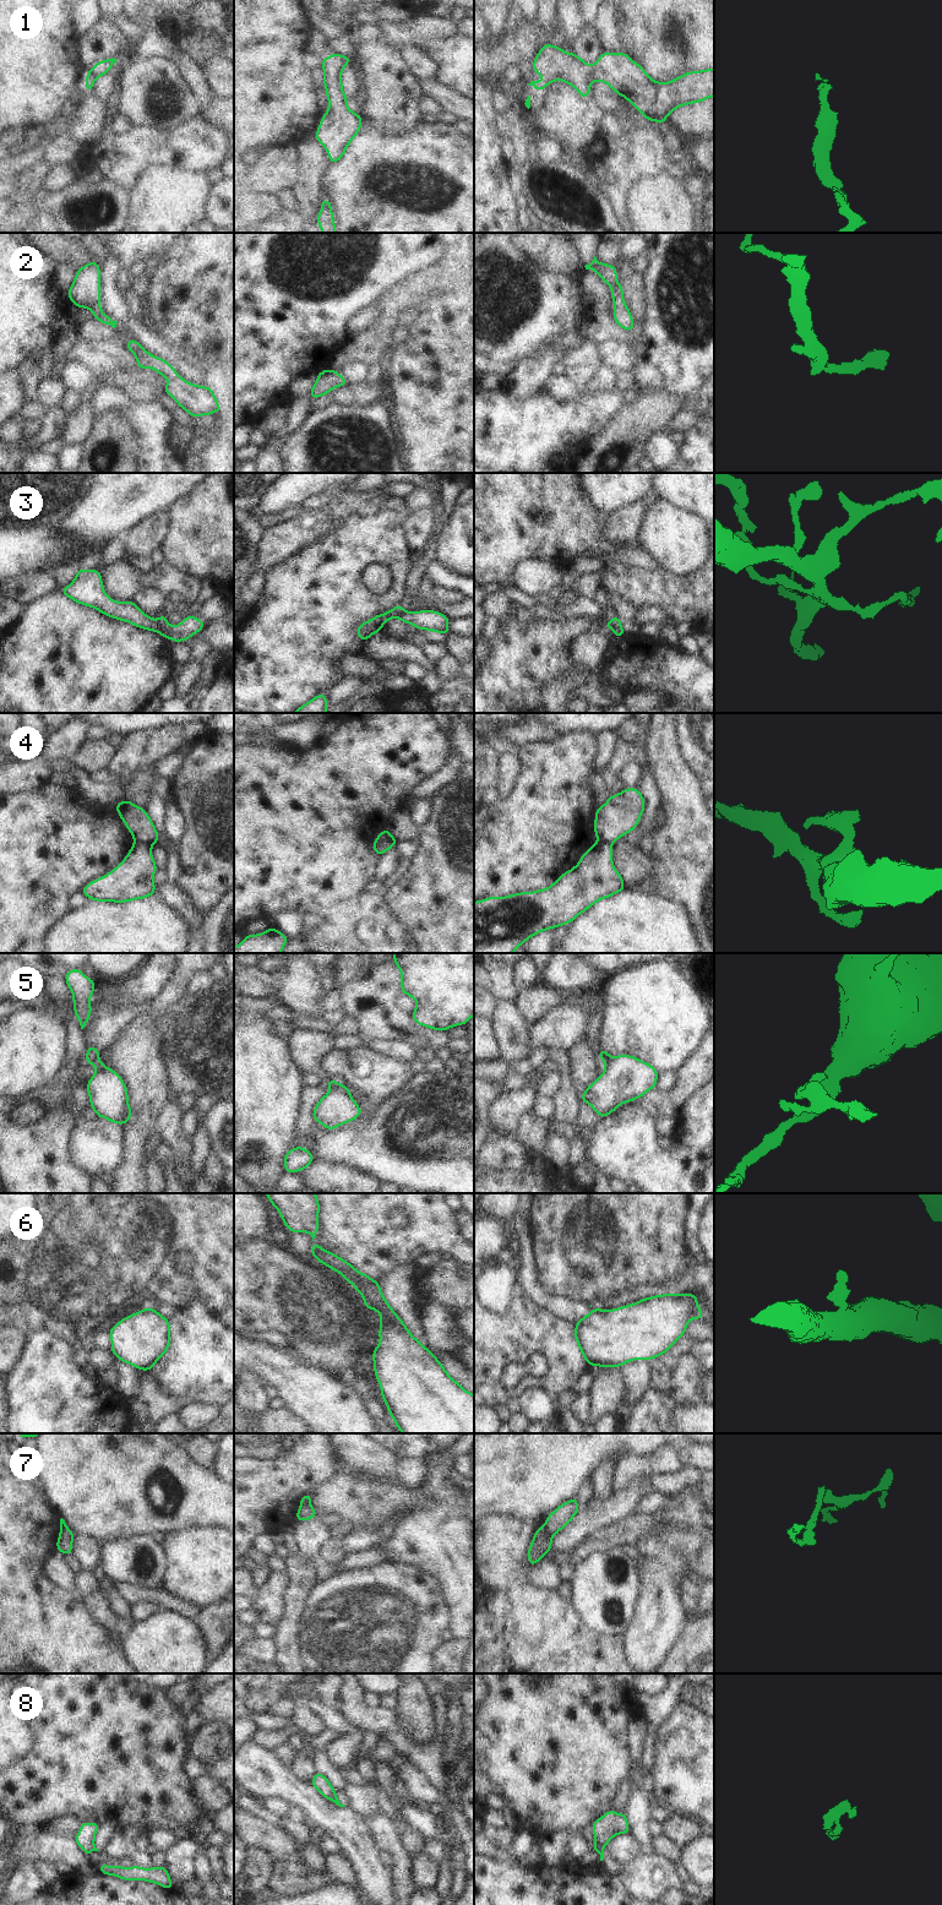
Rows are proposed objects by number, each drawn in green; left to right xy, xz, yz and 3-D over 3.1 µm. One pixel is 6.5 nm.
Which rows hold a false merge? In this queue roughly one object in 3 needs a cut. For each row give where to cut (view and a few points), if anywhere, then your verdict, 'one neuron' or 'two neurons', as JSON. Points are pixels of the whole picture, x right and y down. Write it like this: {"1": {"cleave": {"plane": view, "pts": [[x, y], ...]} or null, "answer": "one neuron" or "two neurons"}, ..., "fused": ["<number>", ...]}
{"1": {"cleave": null, "answer": "one neuron"}, "2": {"cleave": null, "answer": "one neuron"}, "3": {"cleave": {"plane": "xy", "pts": [[156, 620], [159, 627], [158, 631]]}, "answer": "two neurons"}, "4": {"cleave": {"plane": "xy", "pts": [[135, 841], [151, 845]]}, "answer": "two neurons"}, "5": {"cleave": {"plane": "xz", "pts": [[338, 1083], [330, 1090]]}, "answer": "two neurons"}, "6": {"cleave": {"plane": "xz", "pts": [[398, 1316], [393, 1320], [380, 1320]]}, "answer": "two neurons"}, "7": {"cleave": {"plane": "yz", "pts": [[544, 1525], [551, 1535]]}, "answer": "two neurons"}, "8": {"cleave": {"plane": "yz", "pts": [[604, 1846], [595, 1845], [591, 1849]]}, "answer": "two neurons"}, "fused": ["3", "4", "5", "6", "7", "8"]}

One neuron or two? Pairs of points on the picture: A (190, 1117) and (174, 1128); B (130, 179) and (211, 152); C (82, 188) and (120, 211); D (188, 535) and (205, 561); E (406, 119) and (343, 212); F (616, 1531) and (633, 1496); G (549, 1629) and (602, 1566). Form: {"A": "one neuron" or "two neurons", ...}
{"A": "two neurons", "B": "one neuron", "C": "one neuron", "D": "one neuron", "E": "two neurons", "F": "two neurons", "G": "two neurons"}

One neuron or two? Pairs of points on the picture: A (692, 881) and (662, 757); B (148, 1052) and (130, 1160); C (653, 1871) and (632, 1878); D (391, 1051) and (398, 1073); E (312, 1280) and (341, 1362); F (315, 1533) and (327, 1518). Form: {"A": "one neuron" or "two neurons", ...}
{"A": "one neuron", "B": "one neuron", "C": "one neuron", "D": "two neurons", "E": "one neuron", "F": "two neurons"}

